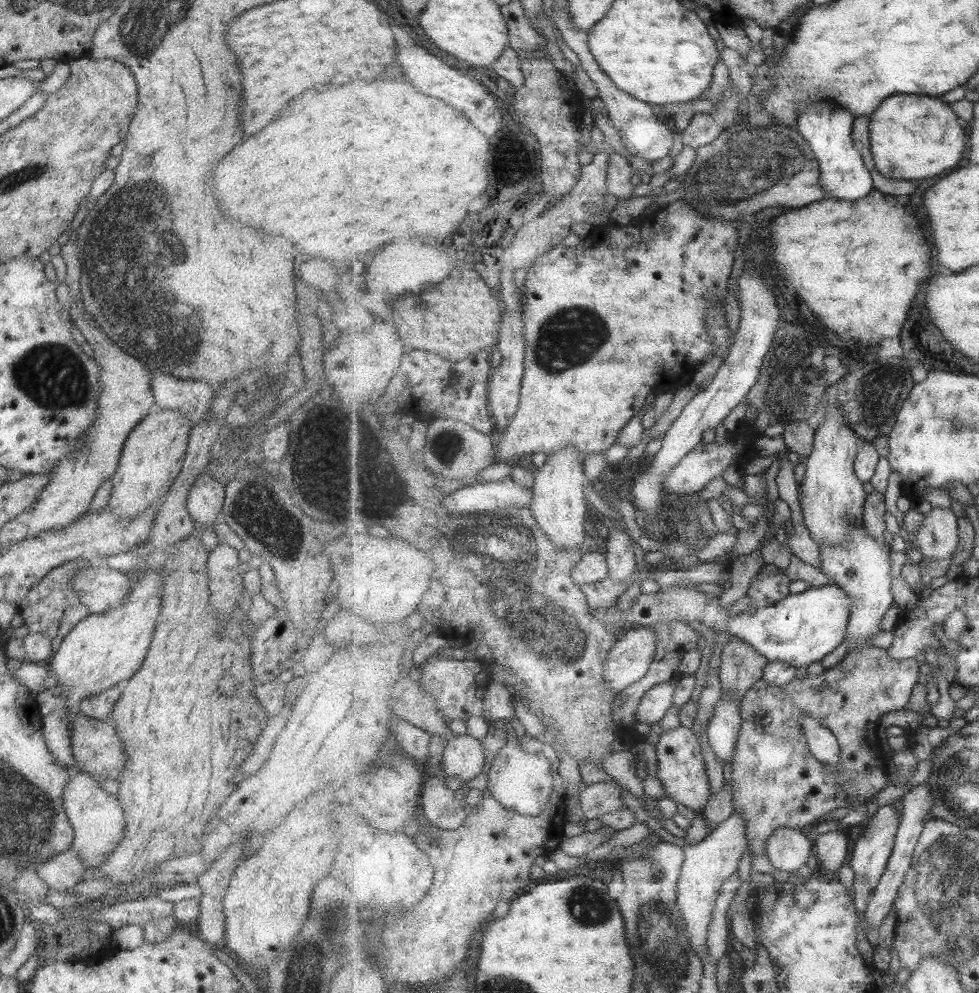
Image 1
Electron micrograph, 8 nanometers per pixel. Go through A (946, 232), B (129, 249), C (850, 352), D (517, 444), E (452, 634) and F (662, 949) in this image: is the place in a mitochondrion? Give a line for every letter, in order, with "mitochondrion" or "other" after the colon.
A: other
B: mitochondrion
C: other
D: other
E: other
F: mitochondrion

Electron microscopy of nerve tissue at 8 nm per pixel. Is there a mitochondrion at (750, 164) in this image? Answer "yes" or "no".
yes

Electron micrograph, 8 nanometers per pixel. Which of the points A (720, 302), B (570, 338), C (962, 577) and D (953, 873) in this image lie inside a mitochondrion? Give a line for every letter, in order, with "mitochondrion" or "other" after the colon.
A: other
B: mitochondrion
C: other
D: mitochondrion

